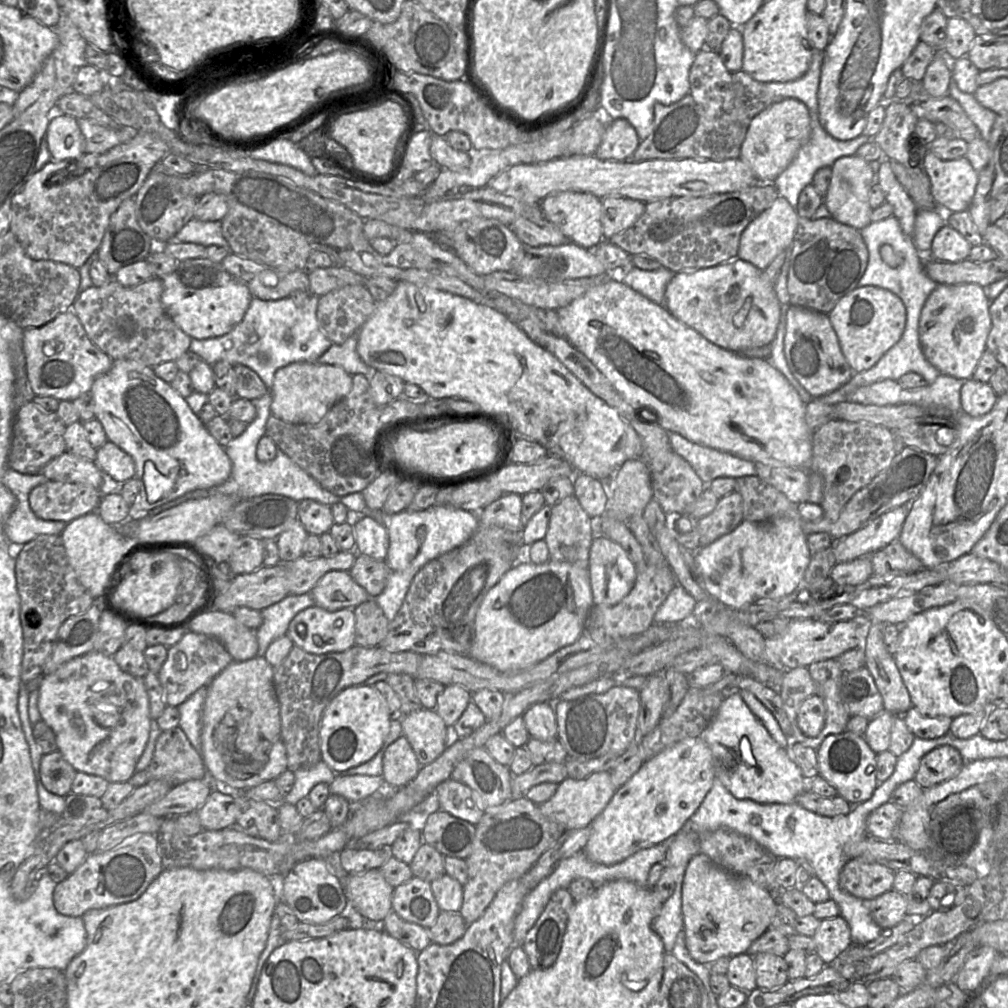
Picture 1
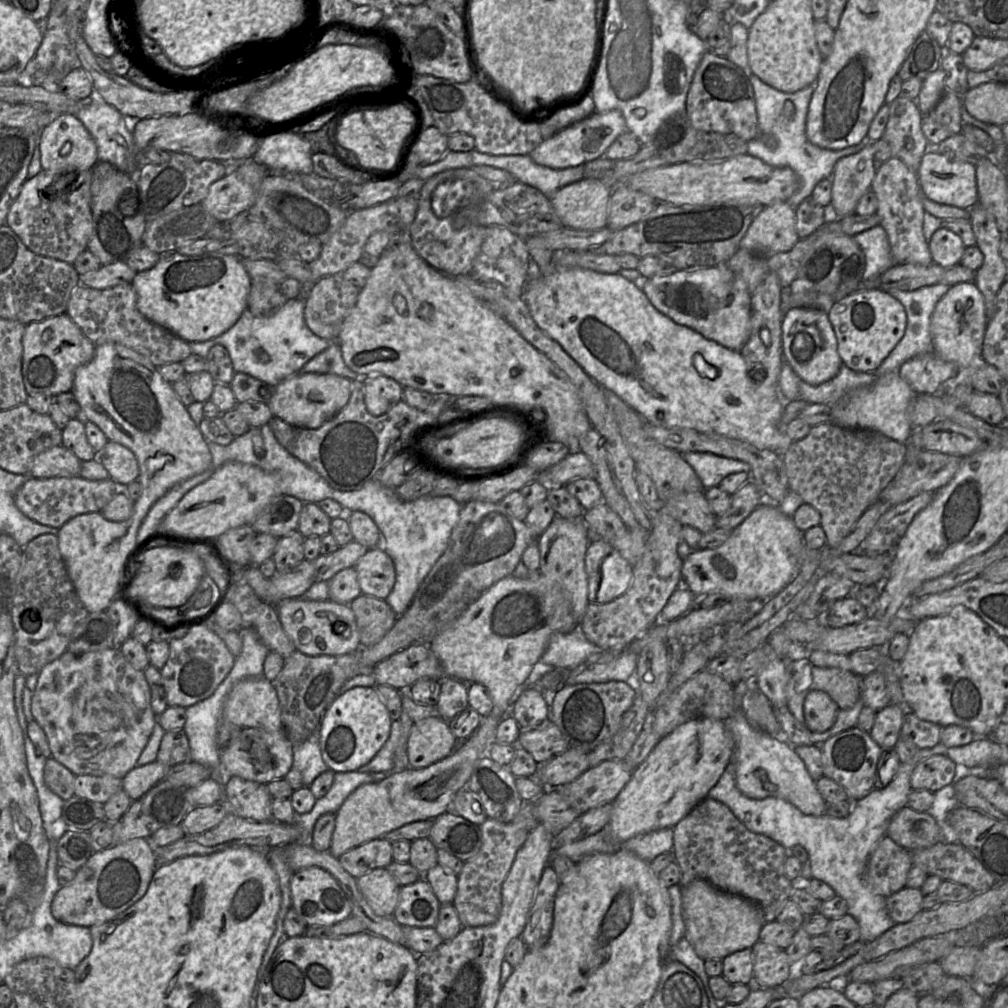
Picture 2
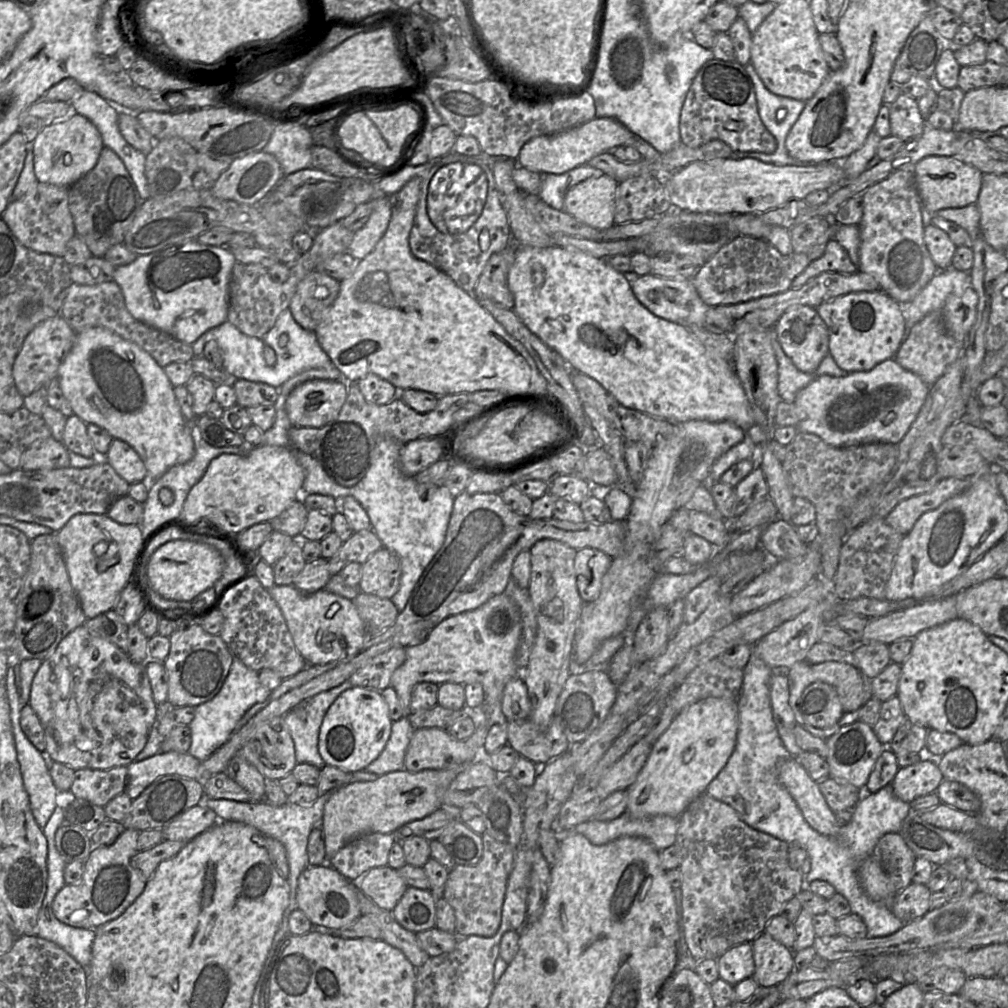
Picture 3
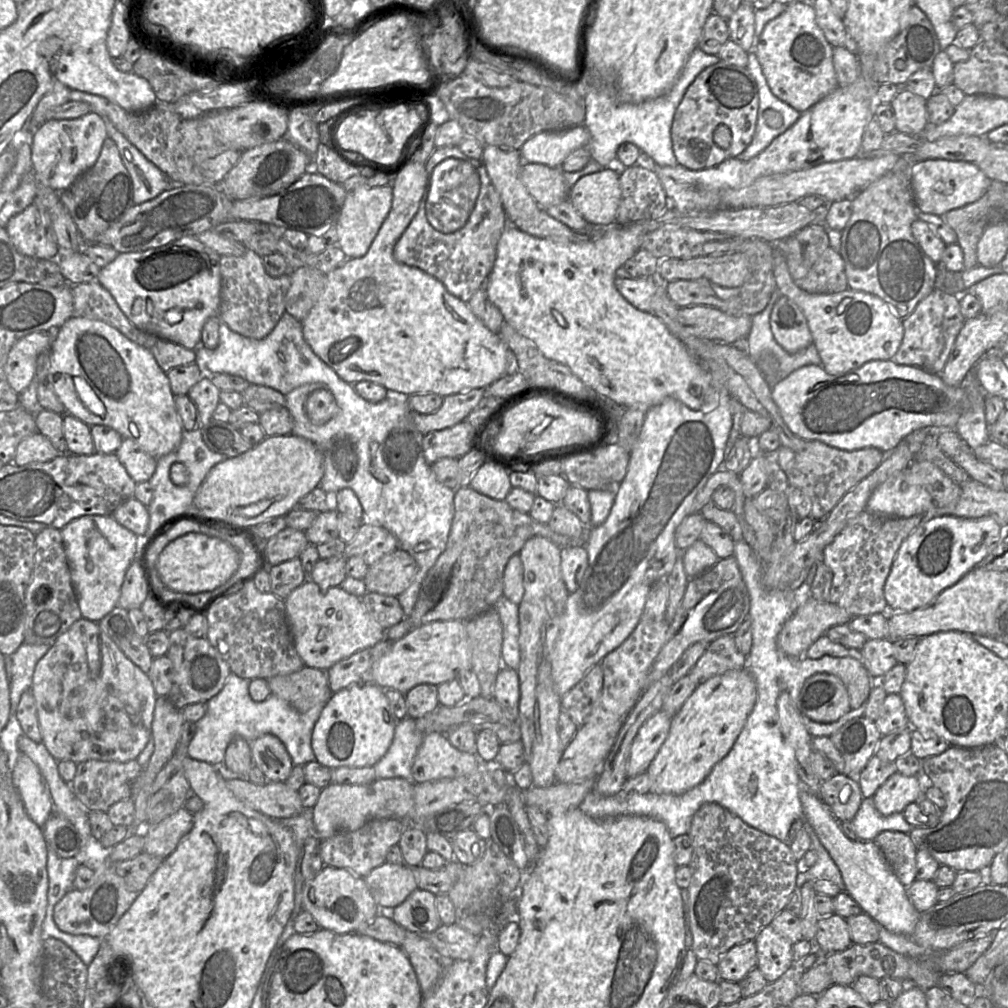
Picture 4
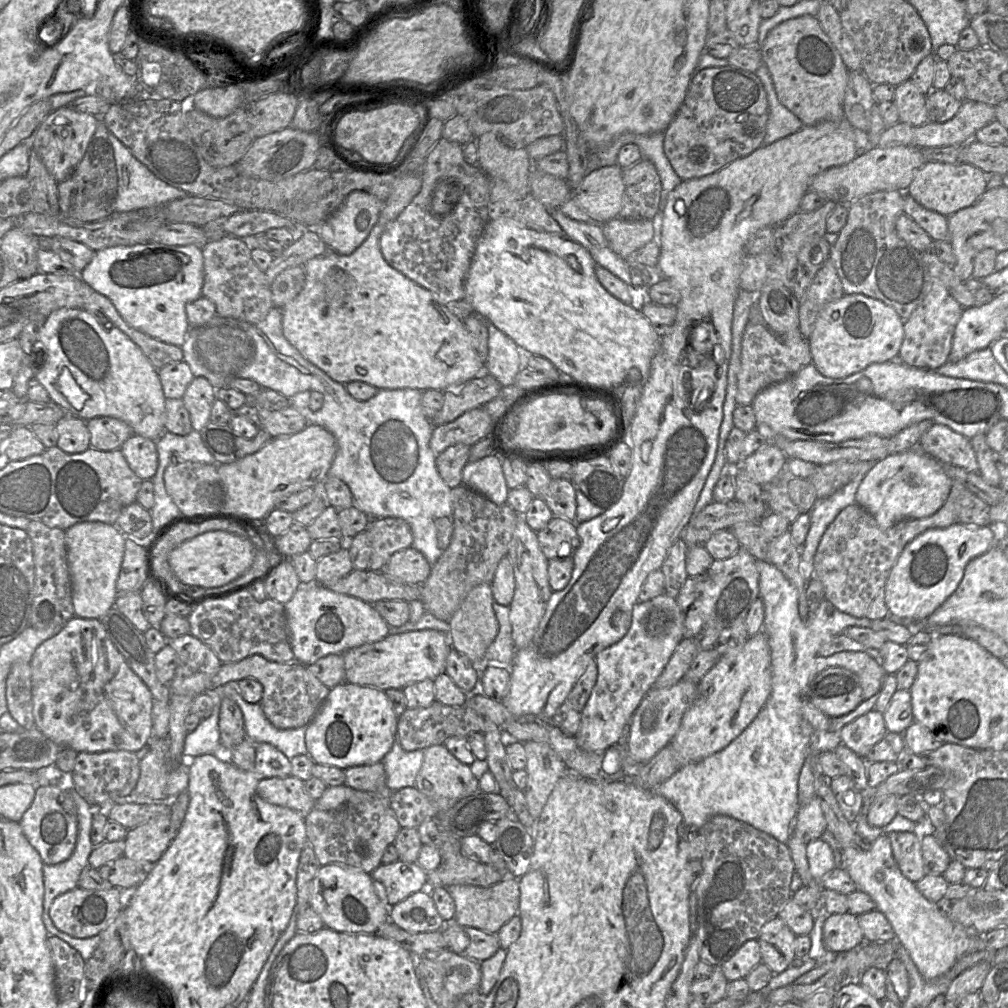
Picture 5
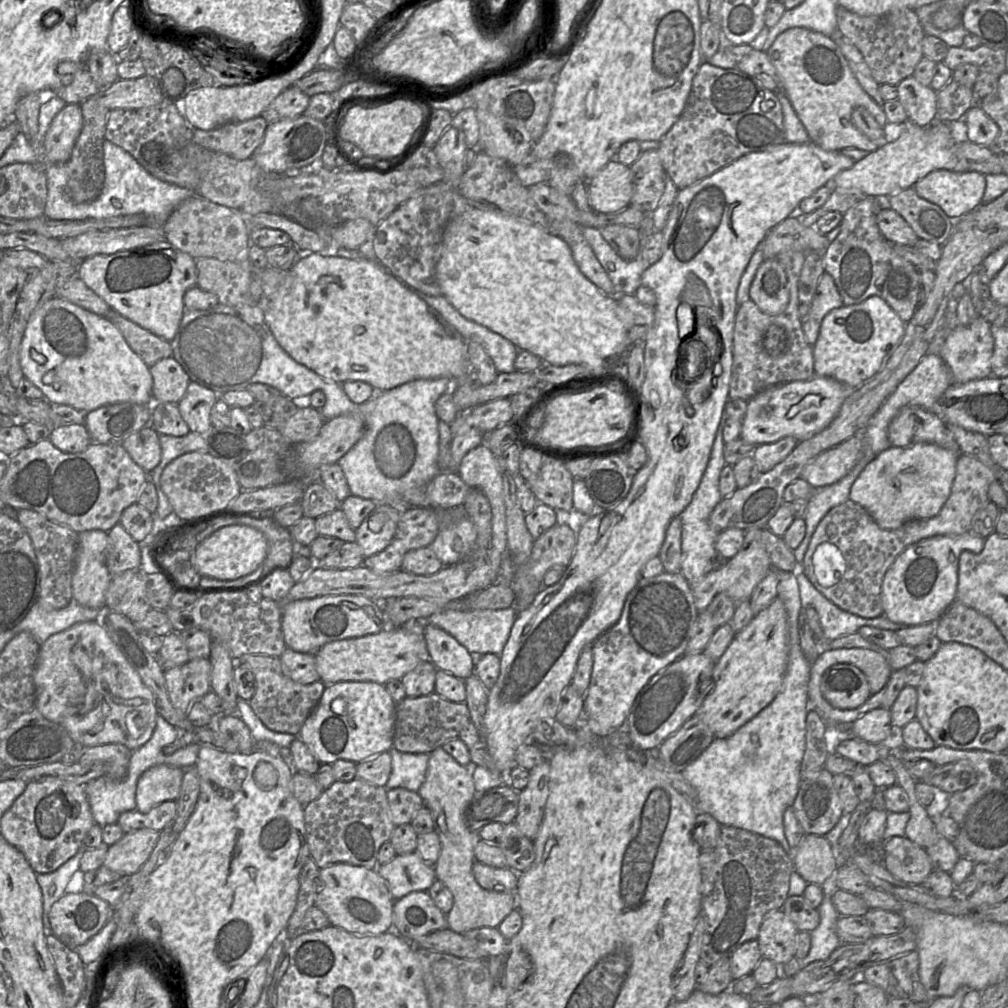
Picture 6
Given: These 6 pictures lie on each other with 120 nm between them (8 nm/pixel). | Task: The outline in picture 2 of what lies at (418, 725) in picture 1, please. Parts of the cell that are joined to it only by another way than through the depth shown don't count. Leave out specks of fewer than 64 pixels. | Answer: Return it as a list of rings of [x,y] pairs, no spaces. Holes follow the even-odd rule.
[[[429,717],[412,724],[407,740],[408,768],[421,769],[448,757],[459,741],[440,717]]]

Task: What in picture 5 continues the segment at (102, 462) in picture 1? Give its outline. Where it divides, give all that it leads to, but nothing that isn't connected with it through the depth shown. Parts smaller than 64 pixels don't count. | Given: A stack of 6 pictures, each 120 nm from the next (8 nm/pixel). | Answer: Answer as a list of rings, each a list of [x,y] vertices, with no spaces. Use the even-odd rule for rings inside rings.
[[[133,434],[120,447],[132,471],[142,480],[150,480],[158,467],[156,442]]]

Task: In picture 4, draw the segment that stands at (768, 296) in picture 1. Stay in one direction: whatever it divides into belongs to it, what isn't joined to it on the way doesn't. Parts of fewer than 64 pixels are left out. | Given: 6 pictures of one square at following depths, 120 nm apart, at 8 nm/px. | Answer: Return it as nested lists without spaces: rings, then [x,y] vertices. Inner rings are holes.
[[[652,277],[615,278],[615,286],[620,294],[638,310],[651,312],[651,300],[657,290]]]

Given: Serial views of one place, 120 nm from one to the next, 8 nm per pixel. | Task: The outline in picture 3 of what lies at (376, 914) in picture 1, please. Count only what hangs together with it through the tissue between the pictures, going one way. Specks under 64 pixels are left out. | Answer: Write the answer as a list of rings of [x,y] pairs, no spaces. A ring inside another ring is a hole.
[[[389,866],[372,868],[353,883],[377,906],[387,911],[393,911],[408,888],[398,871]]]

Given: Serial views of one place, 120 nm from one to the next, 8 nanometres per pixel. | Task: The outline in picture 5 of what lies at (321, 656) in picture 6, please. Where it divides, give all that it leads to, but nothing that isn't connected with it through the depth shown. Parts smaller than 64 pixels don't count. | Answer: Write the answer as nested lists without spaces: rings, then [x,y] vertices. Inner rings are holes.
[[[437,630],[391,632],[384,639],[351,648],[342,654],[345,682],[382,691],[404,687],[445,673],[446,658],[452,649],[449,636]]]

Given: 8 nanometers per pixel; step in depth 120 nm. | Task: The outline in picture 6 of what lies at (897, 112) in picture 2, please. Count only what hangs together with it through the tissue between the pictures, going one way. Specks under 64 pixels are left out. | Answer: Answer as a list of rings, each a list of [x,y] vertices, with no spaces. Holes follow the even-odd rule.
[[[909,76],[897,85],[898,100],[904,107],[908,121],[926,127],[936,120],[937,92]]]

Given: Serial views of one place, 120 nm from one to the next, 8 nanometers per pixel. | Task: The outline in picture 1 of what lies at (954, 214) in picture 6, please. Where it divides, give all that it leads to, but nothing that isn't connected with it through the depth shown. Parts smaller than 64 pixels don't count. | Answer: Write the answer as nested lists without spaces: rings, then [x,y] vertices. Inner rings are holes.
[[[928,151],[924,158],[930,178],[931,195],[938,208],[947,213],[967,211],[978,183],[978,172],[965,157],[942,160]]]

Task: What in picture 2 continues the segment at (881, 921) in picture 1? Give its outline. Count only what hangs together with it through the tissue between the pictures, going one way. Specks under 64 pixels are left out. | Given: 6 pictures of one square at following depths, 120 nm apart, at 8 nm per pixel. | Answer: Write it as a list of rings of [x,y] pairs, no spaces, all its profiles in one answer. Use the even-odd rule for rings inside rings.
[[[904,886],[885,898],[887,912],[895,924],[906,923],[922,911],[923,897],[920,889]]]

